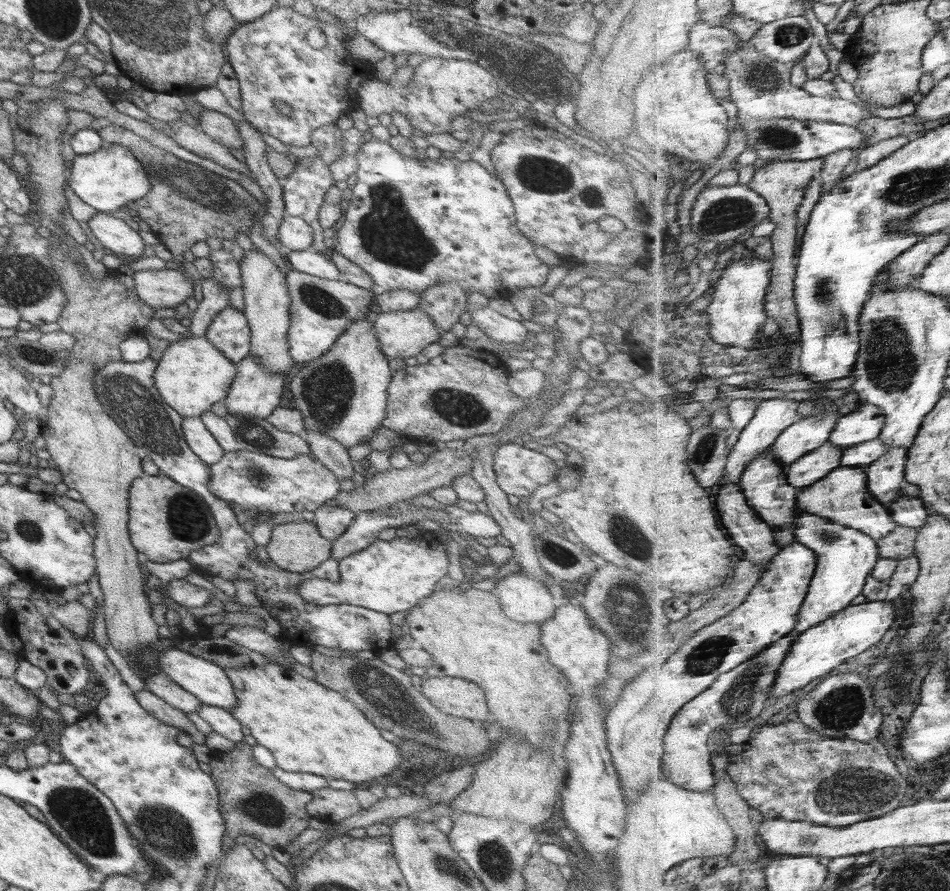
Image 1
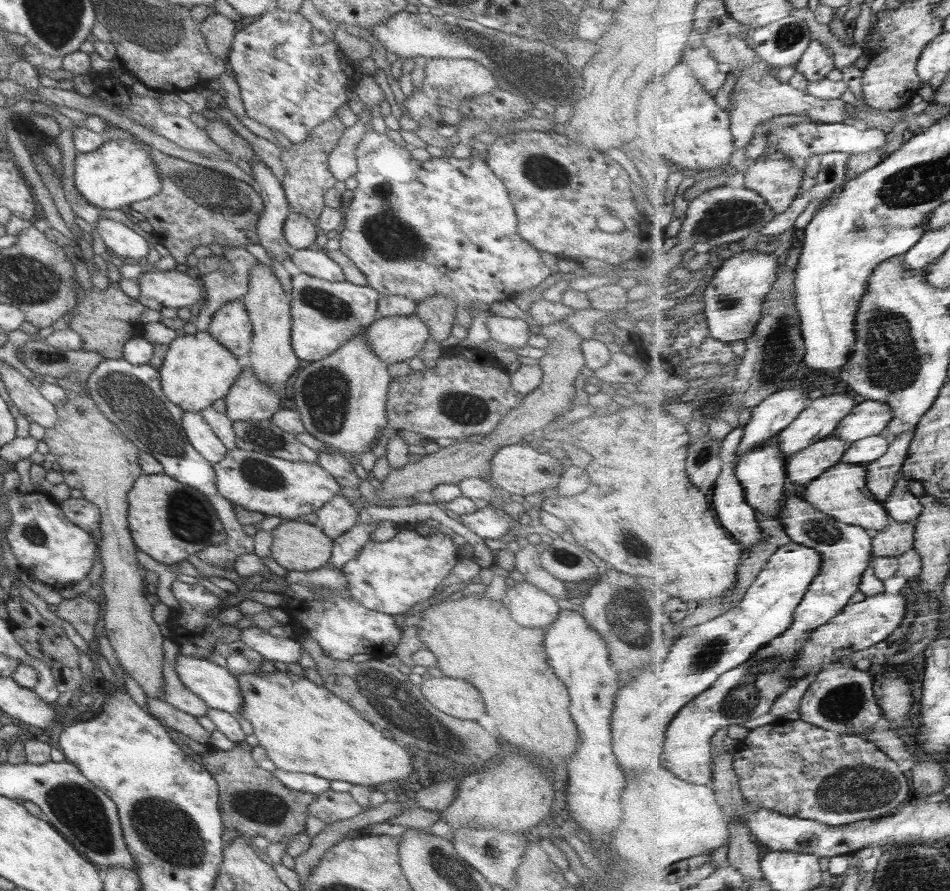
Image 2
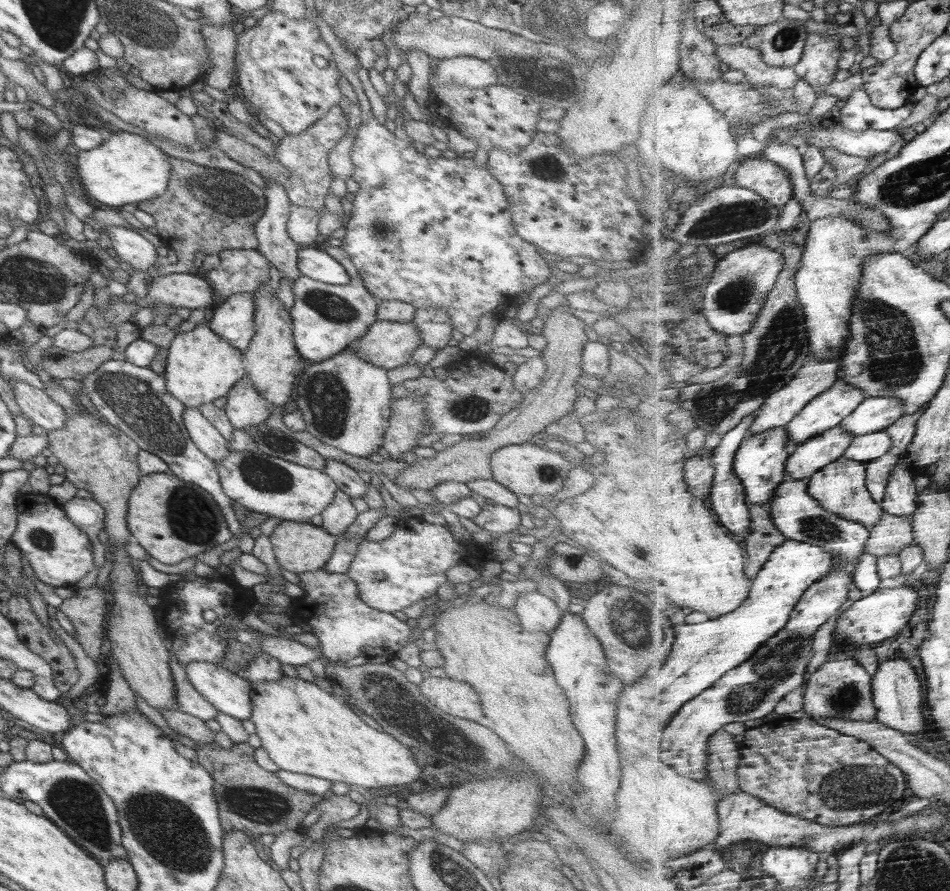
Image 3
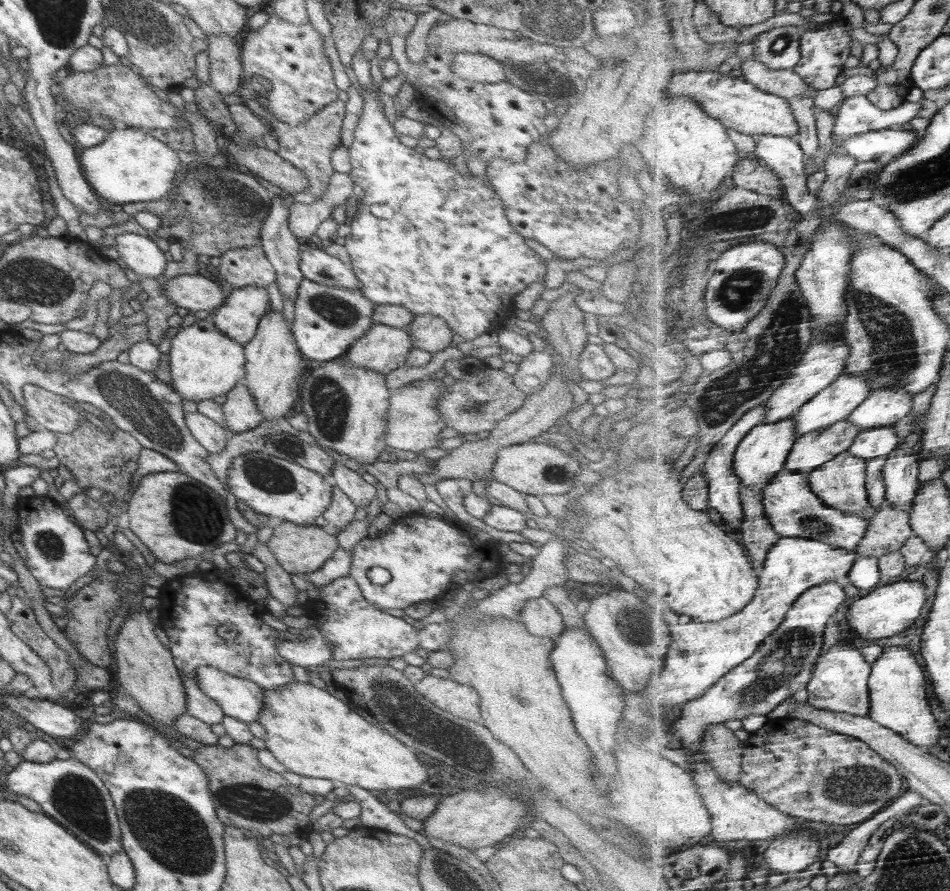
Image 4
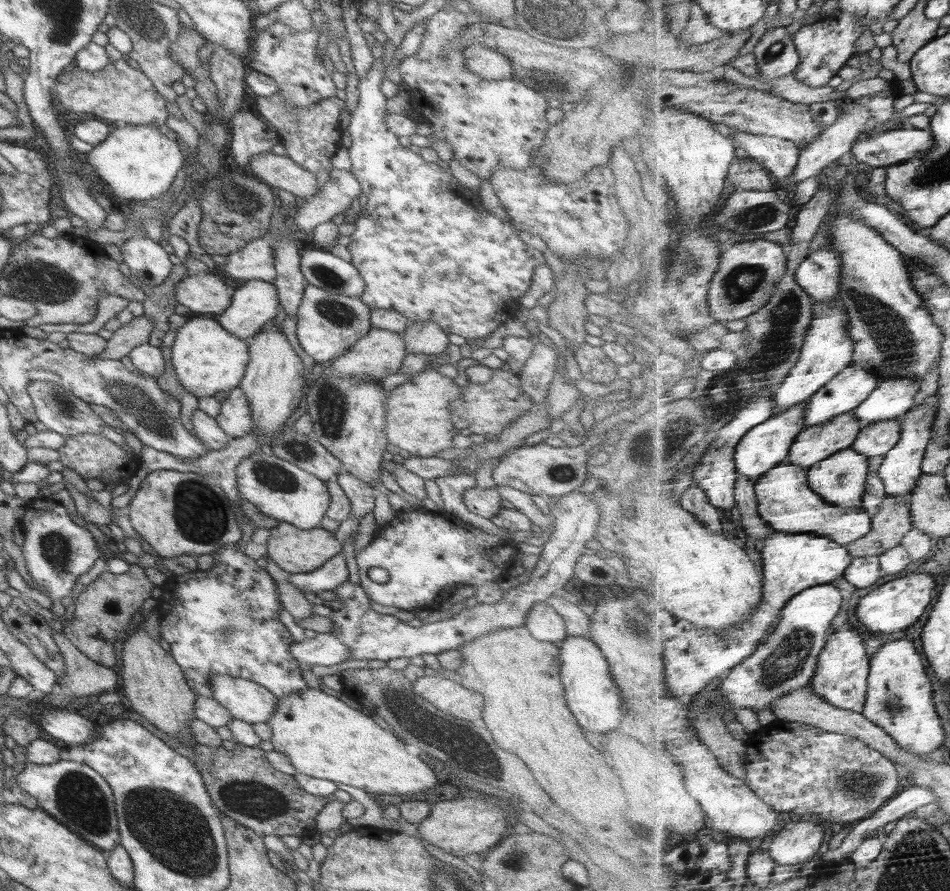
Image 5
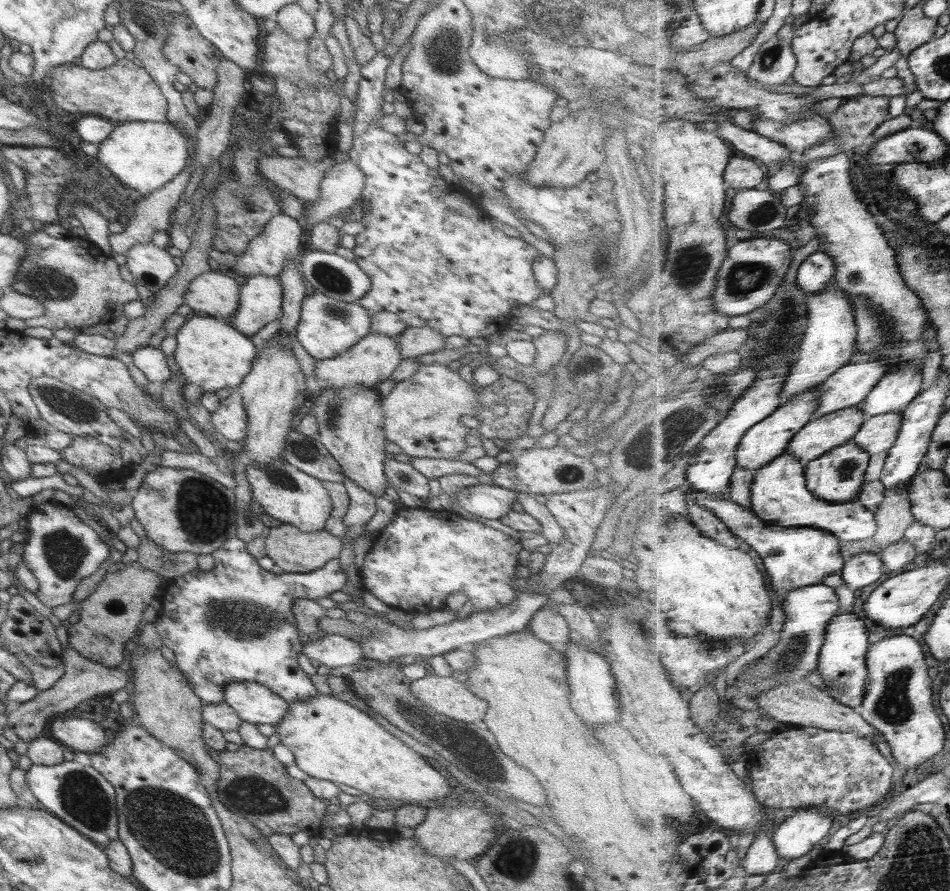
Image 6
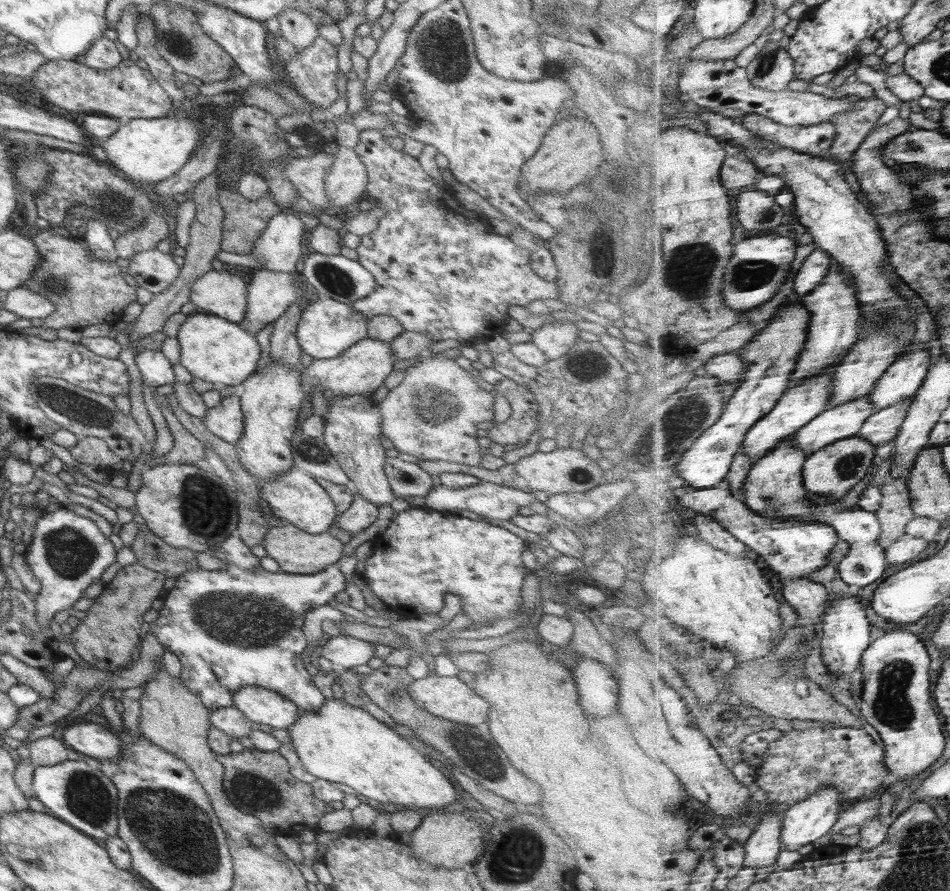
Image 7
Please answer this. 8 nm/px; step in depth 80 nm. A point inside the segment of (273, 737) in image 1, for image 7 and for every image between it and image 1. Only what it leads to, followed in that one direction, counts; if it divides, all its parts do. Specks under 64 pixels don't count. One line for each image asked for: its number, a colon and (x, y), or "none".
2: (302, 727)
3: (304, 730)
4: (312, 734)
5: (322, 737)
6: (330, 740)
7: (343, 745)

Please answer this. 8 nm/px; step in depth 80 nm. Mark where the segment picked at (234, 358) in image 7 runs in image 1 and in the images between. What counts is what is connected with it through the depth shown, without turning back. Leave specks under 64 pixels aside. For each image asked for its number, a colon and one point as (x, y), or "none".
1: (191, 375)
2: (196, 370)
3: (200, 366)
4: (203, 363)
5: (206, 358)
6: (211, 353)

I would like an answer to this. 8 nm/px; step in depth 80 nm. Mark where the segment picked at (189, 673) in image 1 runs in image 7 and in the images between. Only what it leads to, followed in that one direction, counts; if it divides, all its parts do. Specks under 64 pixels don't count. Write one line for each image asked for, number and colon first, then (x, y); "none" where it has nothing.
2: (219, 689)
3: (227, 693)
4: (239, 699)
5: (244, 700)
6: (253, 703)
7: (261, 706)

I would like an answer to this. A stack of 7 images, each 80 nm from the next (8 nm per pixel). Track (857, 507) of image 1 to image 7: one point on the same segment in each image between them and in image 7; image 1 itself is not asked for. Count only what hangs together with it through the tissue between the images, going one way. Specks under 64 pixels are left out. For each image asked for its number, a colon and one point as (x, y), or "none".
2: (842, 492)
3: (841, 487)
4: (841, 483)
5: (841, 479)
6: (838, 476)
7: (834, 470)

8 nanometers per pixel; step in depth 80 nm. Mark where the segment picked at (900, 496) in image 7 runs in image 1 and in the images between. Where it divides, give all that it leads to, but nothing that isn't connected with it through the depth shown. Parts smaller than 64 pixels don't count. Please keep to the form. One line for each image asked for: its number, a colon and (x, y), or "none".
1: (901, 543)
2: (895, 540)
3: (894, 533)
4: (888, 531)
5: (890, 525)
6: (895, 516)

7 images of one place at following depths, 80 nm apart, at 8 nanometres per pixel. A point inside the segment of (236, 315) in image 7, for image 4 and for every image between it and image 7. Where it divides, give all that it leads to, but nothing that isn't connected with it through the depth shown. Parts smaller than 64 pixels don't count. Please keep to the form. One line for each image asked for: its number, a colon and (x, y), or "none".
4: (194, 292)
5: (205, 293)
6: (212, 293)

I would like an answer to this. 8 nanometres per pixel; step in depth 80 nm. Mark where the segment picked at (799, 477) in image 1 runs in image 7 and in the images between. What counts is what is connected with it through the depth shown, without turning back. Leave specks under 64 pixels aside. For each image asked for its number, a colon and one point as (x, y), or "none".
2: (804, 467)
3: (809, 457)
4: (812, 450)
5: (815, 443)
6: (822, 435)
7: (843, 421)

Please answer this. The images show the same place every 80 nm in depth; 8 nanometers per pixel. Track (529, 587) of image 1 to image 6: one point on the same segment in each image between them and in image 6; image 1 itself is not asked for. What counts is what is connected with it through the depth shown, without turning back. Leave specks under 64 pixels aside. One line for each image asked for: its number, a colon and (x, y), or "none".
2: (528, 607)
3: (536, 613)
4: (540, 619)
5: (542, 623)
6: (546, 625)

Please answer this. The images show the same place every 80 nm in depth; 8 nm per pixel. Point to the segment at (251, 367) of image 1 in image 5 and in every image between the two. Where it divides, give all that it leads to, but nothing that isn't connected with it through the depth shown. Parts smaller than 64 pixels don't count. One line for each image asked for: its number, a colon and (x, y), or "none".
2: (247, 399)
3: (244, 406)
4: (239, 413)
5: (234, 419)

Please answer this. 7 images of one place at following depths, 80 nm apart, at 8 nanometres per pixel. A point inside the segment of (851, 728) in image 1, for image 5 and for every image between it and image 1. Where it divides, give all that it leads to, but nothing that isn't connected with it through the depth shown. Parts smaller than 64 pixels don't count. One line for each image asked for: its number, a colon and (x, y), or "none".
2: (842, 698)
3: (841, 688)
4: (839, 683)
5: (841, 678)

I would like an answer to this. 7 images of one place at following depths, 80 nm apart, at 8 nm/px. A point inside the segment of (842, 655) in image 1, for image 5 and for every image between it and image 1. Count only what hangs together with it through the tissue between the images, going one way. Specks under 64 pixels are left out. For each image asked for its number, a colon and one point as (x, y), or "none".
2: (860, 625)
3: (873, 618)
4: (888, 610)
5: (898, 604)

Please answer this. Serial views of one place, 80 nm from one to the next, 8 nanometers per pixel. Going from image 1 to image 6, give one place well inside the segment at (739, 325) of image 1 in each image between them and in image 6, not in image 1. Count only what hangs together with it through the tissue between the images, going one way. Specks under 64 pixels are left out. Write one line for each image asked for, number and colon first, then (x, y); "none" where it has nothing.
2: (734, 300)
3: (732, 297)
4: (744, 276)
5: (749, 273)
6: (750, 277)

